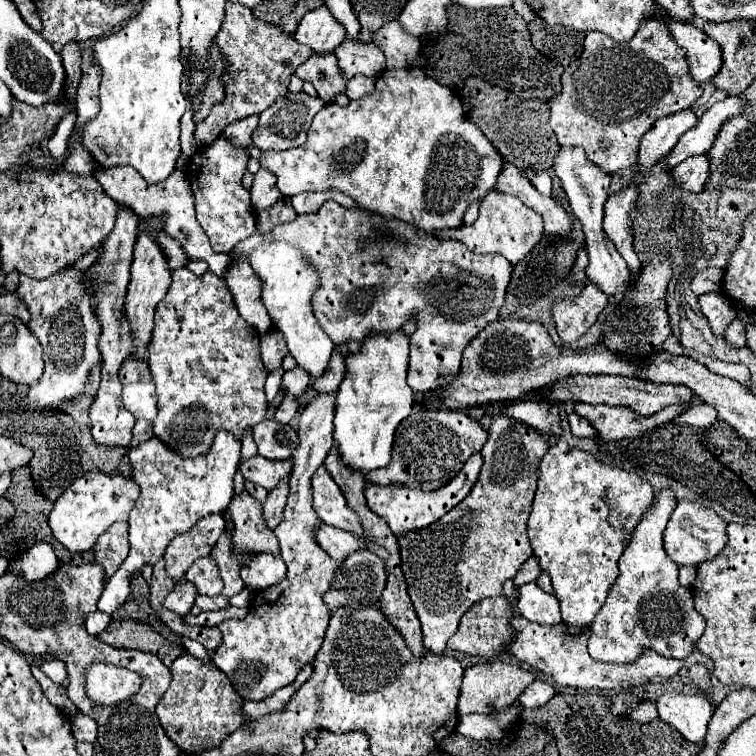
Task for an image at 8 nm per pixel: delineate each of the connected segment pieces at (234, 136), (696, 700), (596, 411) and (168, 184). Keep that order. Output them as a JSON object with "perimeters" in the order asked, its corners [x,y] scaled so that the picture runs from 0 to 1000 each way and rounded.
{"perimeters":[[[[333,152],[333,155],[325,155],[323,160],[310,160],[304,163],[294,179],[307,189],[307,192],[315,192],[315,194],[328,194],[333,192],[333,176],[336,171],[341,168],[341,152]]],[[[889,917],[876,919],[870,927],[870,946],[884,959],[894,962],[913,983],[929,983],[934,975],[934,959],[944,943],[934,919]]],[[[759,533],[759,544],[770,552],[778,552],[783,562],[788,565],[791,575],[802,583],[815,581],[836,581],[854,570],[862,570],[865,565],[889,557],[894,549],[905,546],[913,538],[907,536],[886,536],[884,541],[876,541],[873,546],[865,546],[860,552],[849,552],[847,546],[836,544],[825,536],[783,536],[783,533]]],[[[153,221],[153,224],[130,224],[127,237],[132,239],[132,245],[138,247],[138,253],[156,266],[159,271],[175,276],[183,287],[198,287],[201,282],[217,282],[217,306],[230,313],[246,332],[246,337],[251,343],[267,343],[275,348],[278,358],[286,361],[288,366],[296,366],[299,358],[304,356],[304,351],[310,348],[310,335],[283,335],[278,316],[272,313],[270,303],[265,300],[265,295],[259,292],[259,282],[257,282],[257,258],[251,250],[251,239],[241,226],[230,226],[220,239],[214,239],[212,245],[198,245],[190,239],[190,234],[185,234],[185,229],[180,229],[180,224],[175,221]]]]}

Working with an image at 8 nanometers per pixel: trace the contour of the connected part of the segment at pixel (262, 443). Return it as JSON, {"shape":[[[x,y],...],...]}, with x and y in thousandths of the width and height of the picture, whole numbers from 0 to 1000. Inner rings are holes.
{"shape":[[[349,554],[336,567],[336,583],[341,589],[341,599],[352,607],[386,607],[386,599],[394,591],[394,570],[384,562]]]}

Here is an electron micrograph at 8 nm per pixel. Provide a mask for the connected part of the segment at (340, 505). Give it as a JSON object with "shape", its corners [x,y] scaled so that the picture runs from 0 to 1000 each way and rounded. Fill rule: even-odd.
{"shape":[[[426,615],[413,628],[415,676],[429,692],[471,705],[474,713],[479,713],[479,697],[474,684],[466,679],[466,673],[460,673],[455,655],[447,649],[444,639],[439,634],[431,634],[429,626],[431,626],[431,618]]]}

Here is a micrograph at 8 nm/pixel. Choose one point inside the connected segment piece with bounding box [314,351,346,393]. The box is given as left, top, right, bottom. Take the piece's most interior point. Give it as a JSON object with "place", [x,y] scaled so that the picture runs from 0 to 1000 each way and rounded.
{"place":[440,497]}

